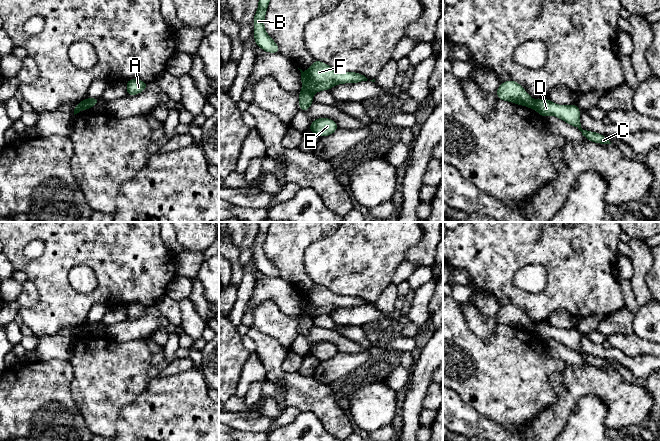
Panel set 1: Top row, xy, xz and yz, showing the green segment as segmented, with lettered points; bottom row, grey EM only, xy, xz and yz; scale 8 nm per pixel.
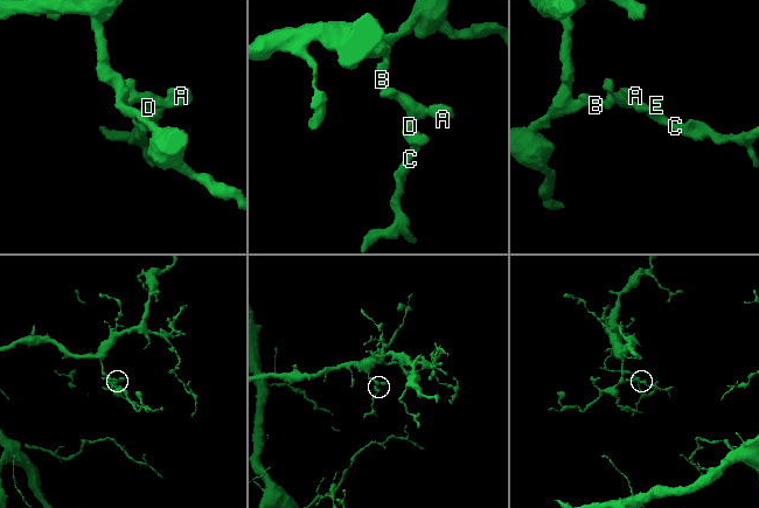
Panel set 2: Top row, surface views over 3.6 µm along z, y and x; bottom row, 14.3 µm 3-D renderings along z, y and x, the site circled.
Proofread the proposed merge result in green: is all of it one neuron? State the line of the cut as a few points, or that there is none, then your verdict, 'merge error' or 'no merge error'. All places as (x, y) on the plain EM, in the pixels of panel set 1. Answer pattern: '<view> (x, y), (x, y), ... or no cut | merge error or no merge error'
xz (303, 312), (308, 313), (312, 317) | merge error

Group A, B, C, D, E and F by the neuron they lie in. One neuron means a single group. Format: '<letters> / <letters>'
A B F / C D E

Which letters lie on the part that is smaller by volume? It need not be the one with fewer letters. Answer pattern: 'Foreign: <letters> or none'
Foreign: C, D, E

